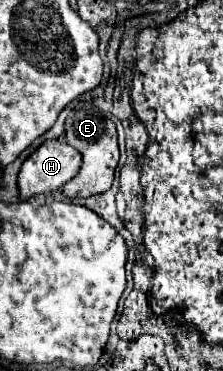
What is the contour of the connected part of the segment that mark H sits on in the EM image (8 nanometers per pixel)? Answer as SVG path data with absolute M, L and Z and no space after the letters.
M61 139L45 141L19 171L19 199L51 193L71 181L81 167L81 155Z

